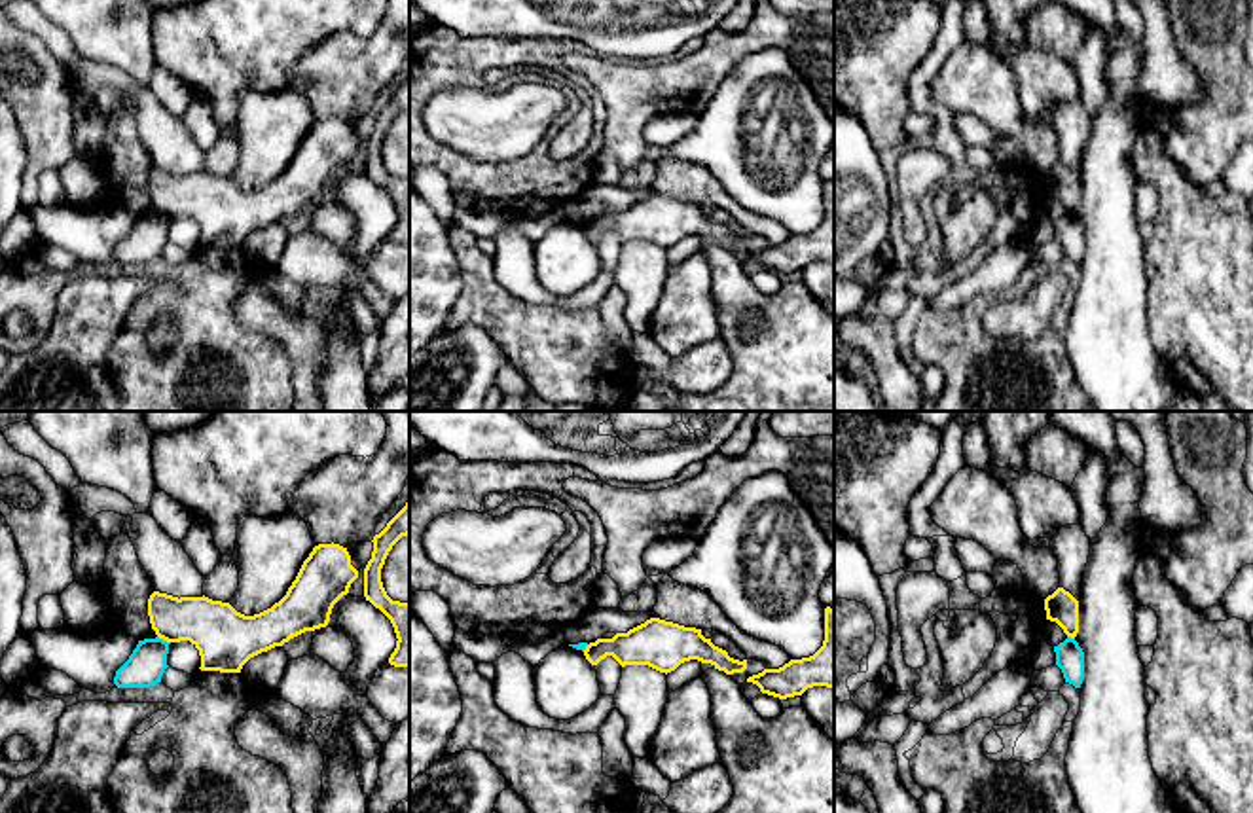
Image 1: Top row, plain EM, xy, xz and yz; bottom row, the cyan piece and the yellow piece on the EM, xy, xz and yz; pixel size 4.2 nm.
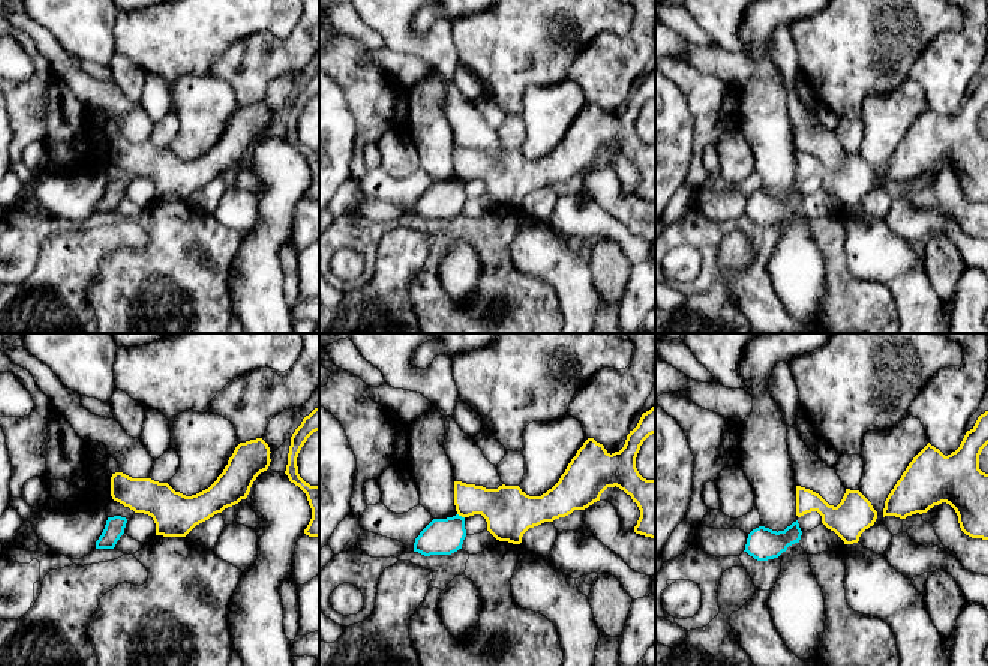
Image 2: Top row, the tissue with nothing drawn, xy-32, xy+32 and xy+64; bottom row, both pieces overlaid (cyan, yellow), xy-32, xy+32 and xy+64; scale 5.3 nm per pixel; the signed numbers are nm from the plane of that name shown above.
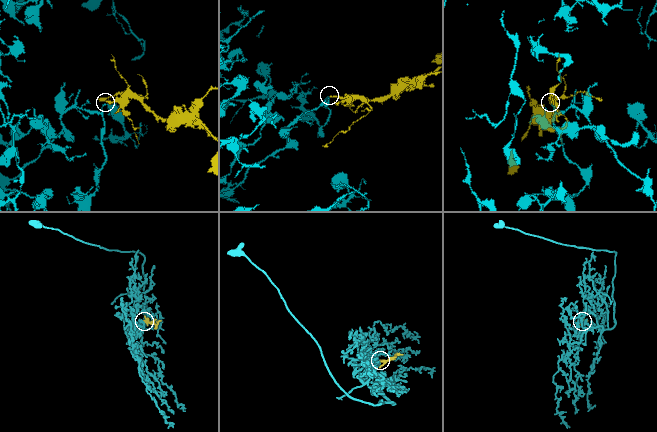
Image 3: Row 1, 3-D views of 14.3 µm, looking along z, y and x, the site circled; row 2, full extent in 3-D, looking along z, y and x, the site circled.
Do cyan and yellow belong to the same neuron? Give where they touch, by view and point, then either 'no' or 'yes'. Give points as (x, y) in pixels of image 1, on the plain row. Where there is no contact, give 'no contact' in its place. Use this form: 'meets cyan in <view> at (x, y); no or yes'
meets cyan in xy at (162, 215); no

